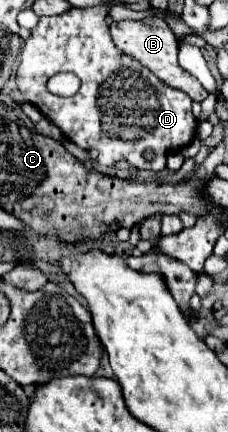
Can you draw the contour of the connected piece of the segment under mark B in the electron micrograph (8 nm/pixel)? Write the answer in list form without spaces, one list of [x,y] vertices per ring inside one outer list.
[[[146,17],[142,21],[132,21],[132,19],[118,21],[118,23],[110,25],[110,35],[112,35],[114,45],[122,53],[126,53],[126,55],[134,57],[136,61],[140,61],[146,69],[150,69],[160,81],[164,81],[172,89],[180,89],[180,91],[188,93],[190,99],[198,101],[198,103],[208,97],[208,91],[198,83],[198,79],[192,77],[188,71],[184,71],[178,65],[178,39],[172,33],[172,29],[166,25],[164,19],[160,19],[160,17]]]

